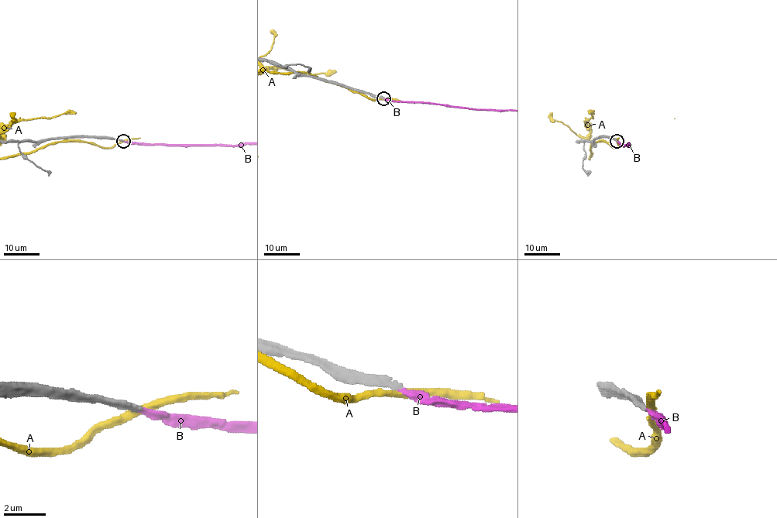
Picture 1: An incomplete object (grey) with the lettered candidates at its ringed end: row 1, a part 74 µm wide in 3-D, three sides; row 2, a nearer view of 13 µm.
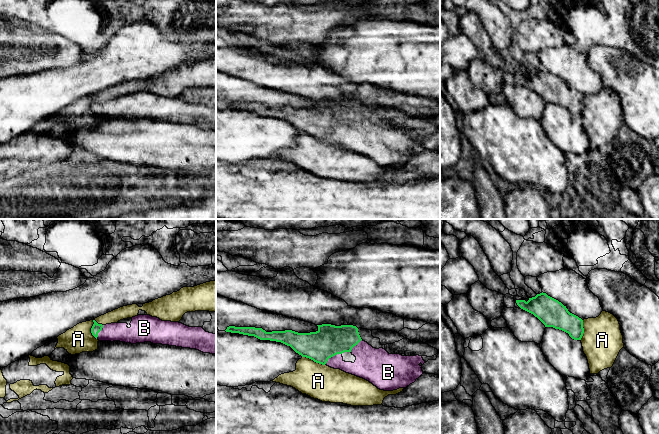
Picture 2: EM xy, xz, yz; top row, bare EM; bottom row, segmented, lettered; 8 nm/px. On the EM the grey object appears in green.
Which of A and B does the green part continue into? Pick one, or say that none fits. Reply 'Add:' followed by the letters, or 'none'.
Add: B

